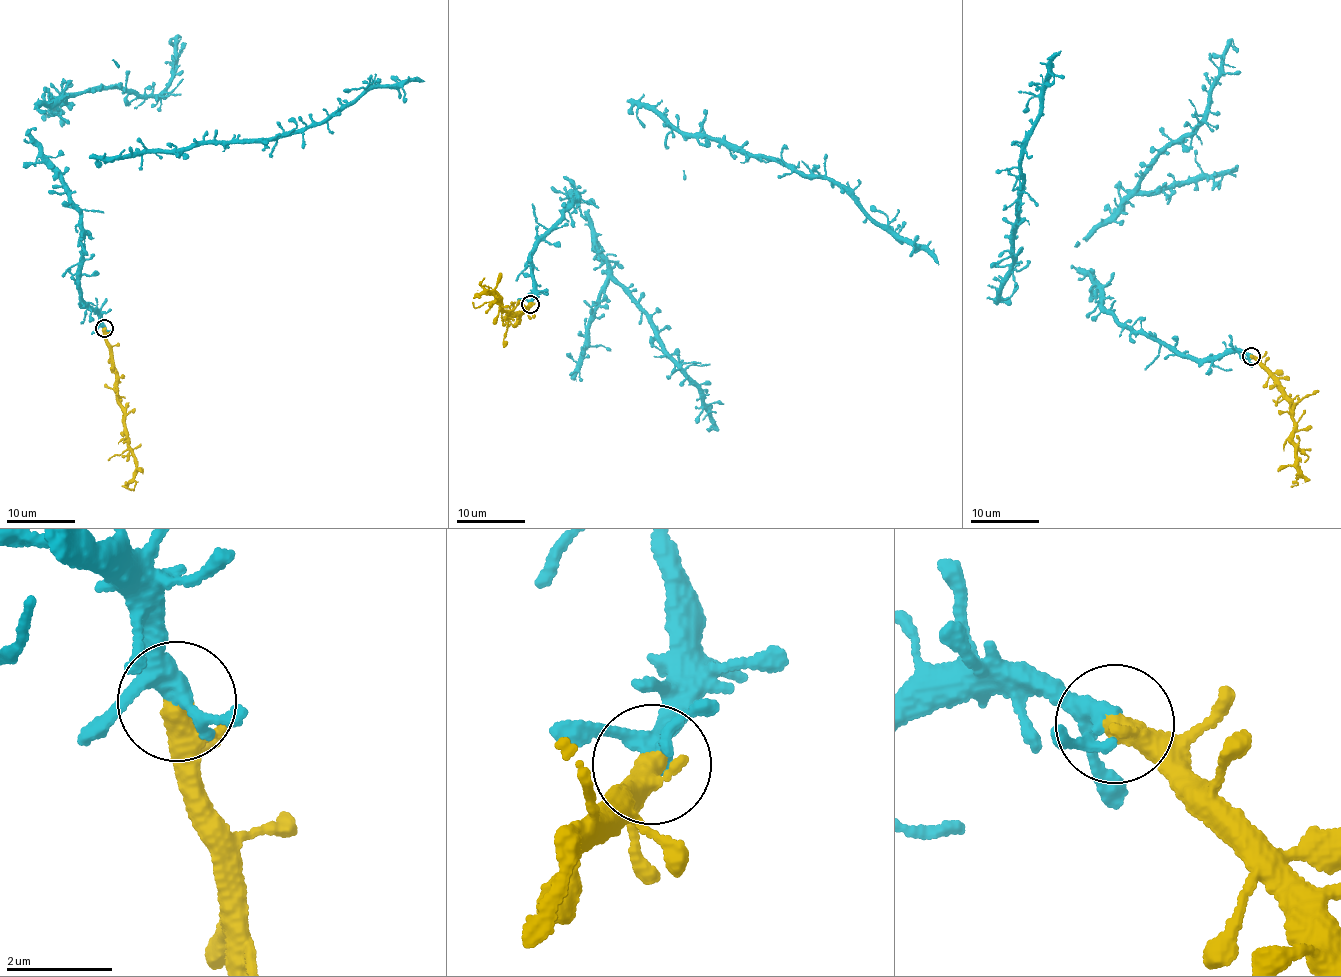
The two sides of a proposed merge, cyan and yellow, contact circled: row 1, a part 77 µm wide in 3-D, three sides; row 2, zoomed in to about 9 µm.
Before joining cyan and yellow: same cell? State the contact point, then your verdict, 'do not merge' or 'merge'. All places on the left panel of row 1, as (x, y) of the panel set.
place (104, 328); merge

